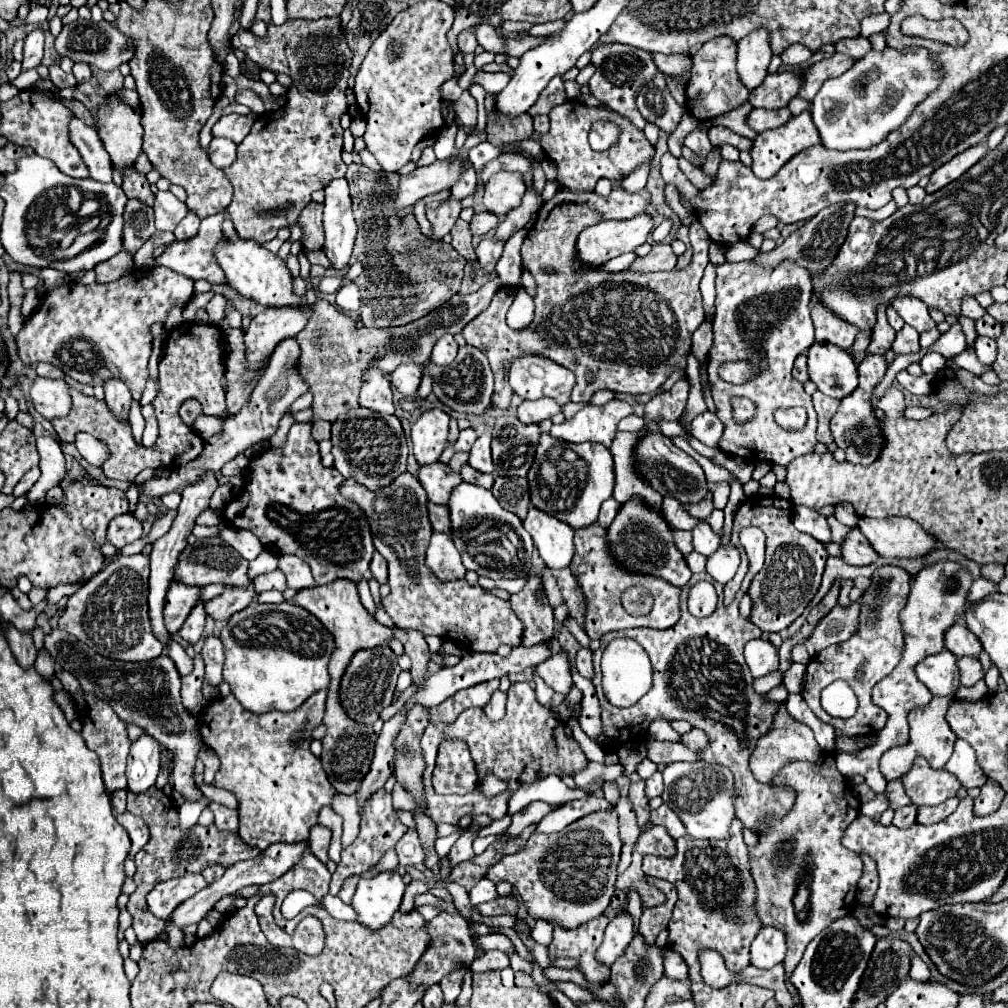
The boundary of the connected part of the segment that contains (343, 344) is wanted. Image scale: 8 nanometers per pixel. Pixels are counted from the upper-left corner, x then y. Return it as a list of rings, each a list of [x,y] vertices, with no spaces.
[[[303,252],[298,254],[300,264],[300,277],[307,281],[305,301],[313,305],[313,315],[307,323],[307,327],[297,335],[297,343],[301,347],[301,359],[299,359],[299,373],[301,377],[311,385],[313,393],[313,417],[335,421],[339,415],[347,413],[353,407],[359,407],[359,387],[361,377],[367,367],[379,367],[383,373],[393,373],[403,363],[419,363],[425,365],[429,361],[431,349],[443,335],[461,333],[463,327],[475,319],[479,313],[483,313],[493,295],[495,295],[495,279],[485,283],[477,293],[471,295],[453,295],[443,307],[435,309],[427,317],[413,321],[403,327],[387,327],[387,329],[355,329],[355,323],[351,317],[337,311],[335,305],[327,303],[315,295],[310,283],[311,263]]]

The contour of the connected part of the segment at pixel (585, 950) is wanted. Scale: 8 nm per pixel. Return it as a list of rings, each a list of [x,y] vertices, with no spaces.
[[[599,915],[597,919],[591,919],[577,929],[555,927],[553,943],[549,945],[551,961],[555,961],[559,957],[577,959],[579,971],[587,977],[587,981],[591,981],[591,983],[609,981],[609,967],[597,963],[597,959],[595,959],[595,951],[597,951],[599,943],[603,941],[603,931],[605,931],[607,923],[609,923],[609,919],[605,915]]]

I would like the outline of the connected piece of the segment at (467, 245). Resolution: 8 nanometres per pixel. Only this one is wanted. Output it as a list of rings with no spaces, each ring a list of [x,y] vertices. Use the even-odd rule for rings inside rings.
[[[457,221],[455,227],[451,229],[451,247],[467,261],[471,263],[477,263],[477,255],[475,255],[475,249],[471,245],[471,231],[469,231],[469,223],[465,221]]]

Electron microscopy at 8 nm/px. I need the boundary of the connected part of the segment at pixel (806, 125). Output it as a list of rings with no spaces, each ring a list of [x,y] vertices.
[[[805,111],[783,127],[757,135],[753,149],[749,151],[753,157],[751,169],[759,179],[771,179],[777,175],[783,163],[787,163],[799,151],[805,151],[817,143],[819,133],[815,131],[815,123],[811,123],[811,113]]]

